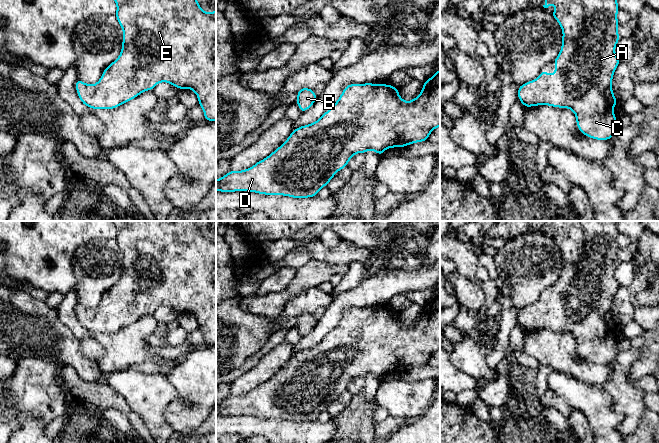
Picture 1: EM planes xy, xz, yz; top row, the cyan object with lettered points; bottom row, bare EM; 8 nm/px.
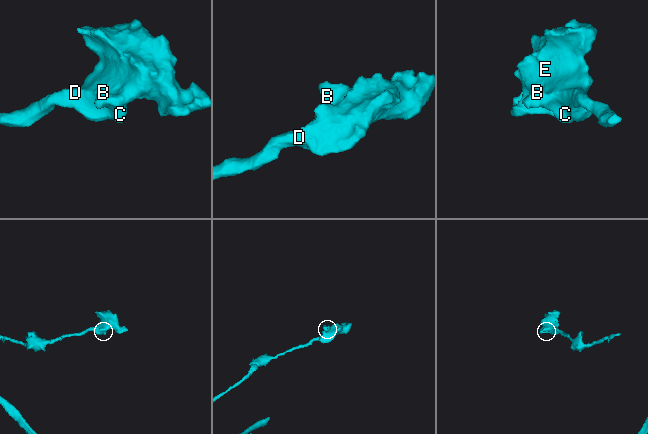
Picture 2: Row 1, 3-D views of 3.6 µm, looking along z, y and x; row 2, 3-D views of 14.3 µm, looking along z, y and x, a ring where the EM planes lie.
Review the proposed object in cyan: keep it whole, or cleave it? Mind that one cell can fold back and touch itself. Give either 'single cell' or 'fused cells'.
single cell

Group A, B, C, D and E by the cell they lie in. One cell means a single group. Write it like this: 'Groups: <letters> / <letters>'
Groups: A B C D E

